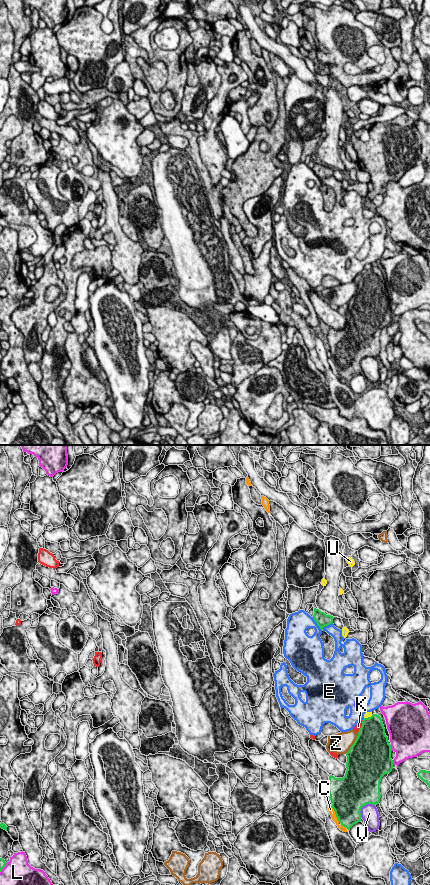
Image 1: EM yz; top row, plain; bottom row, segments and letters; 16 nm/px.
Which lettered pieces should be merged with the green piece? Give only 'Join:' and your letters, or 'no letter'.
Join: no letter

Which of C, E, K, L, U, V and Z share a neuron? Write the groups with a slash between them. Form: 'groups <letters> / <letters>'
groups C / E / K / L / U / V / Z

